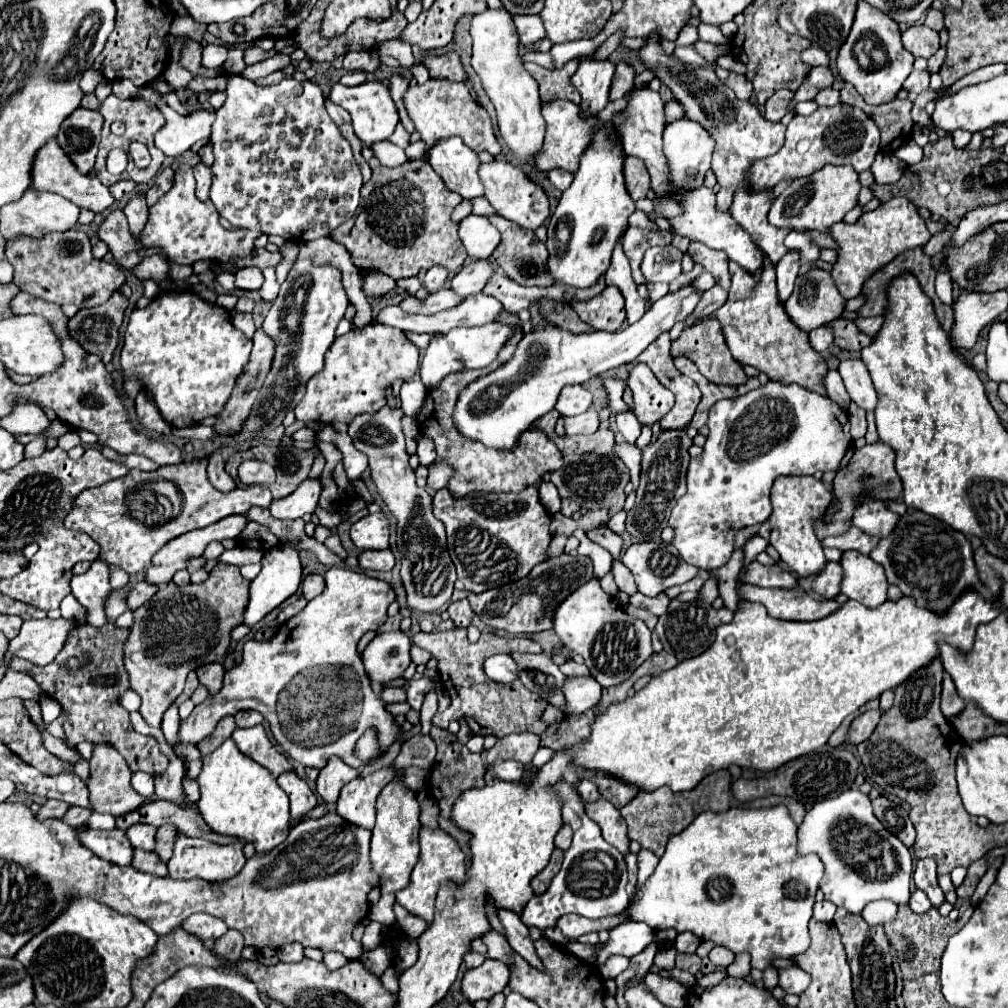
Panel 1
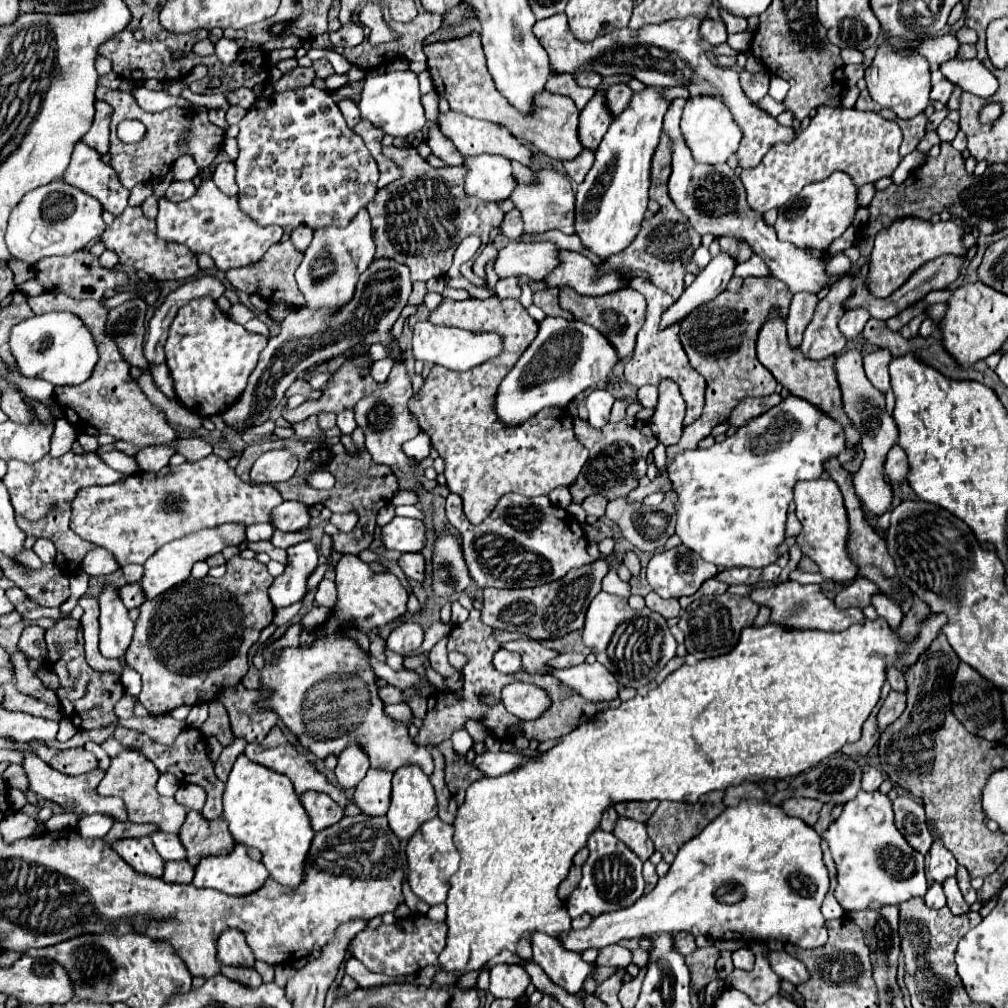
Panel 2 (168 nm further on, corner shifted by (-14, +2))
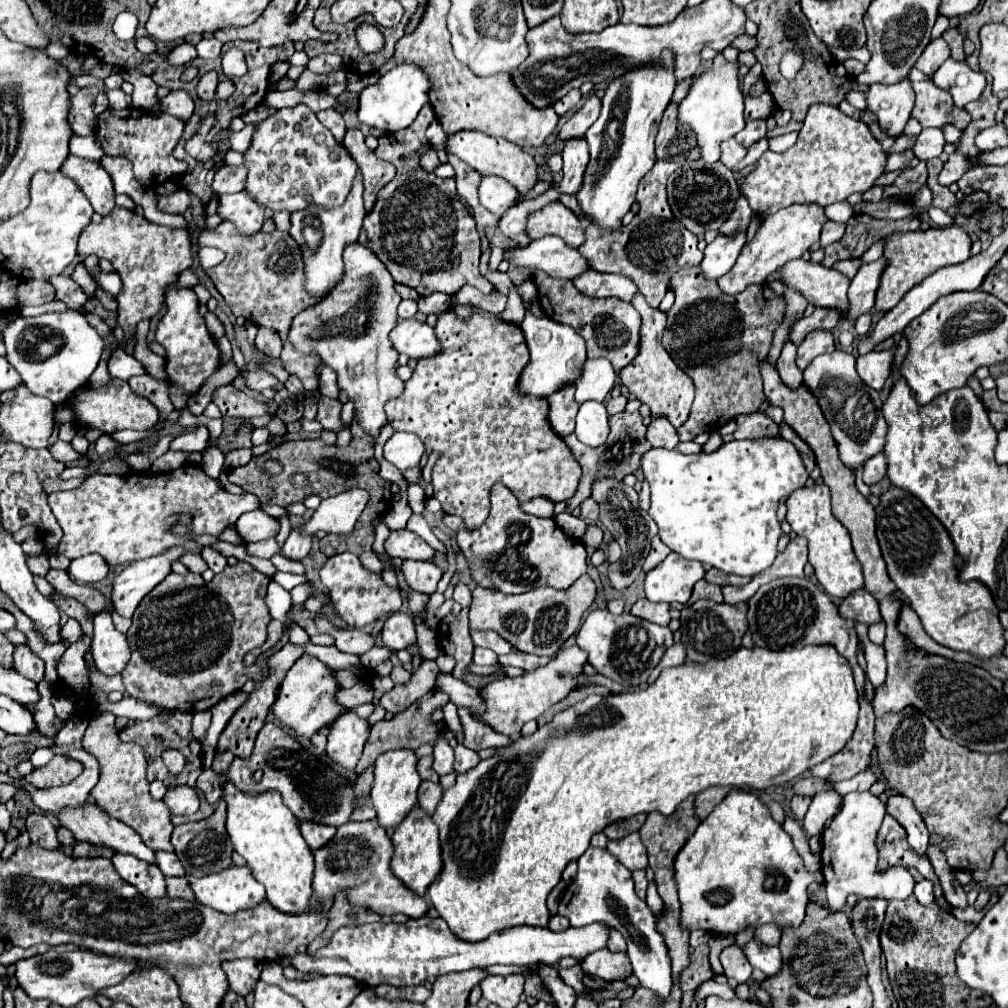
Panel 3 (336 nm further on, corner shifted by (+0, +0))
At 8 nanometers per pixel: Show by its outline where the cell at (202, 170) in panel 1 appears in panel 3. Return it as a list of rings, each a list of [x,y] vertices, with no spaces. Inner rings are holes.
[[[219,166],[215,172],[215,178],[211,182],[211,188],[217,194],[229,194],[229,192],[241,192],[245,186],[247,168],[243,166]]]

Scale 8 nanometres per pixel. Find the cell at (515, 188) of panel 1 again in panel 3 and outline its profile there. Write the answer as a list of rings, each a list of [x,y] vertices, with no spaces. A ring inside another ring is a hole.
[[[551,202],[529,216],[527,234],[529,238],[541,238],[547,234],[559,236],[565,244],[579,248],[585,242],[585,224],[561,202]]]

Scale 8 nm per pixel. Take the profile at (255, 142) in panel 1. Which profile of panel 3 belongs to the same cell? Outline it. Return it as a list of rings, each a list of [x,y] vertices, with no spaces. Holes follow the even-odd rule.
[[[307,106],[281,108],[273,116],[269,116],[265,122],[261,122],[255,128],[253,142],[251,142],[249,152],[245,154],[243,166],[249,170],[245,190],[253,198],[257,198],[265,210],[273,210],[273,212],[277,212],[277,210],[295,212],[295,210],[307,208],[311,204],[323,206],[323,208],[341,206],[351,190],[351,182],[359,168],[357,162],[353,160],[353,156],[349,154],[349,150],[345,150],[341,144],[335,142],[333,134],[325,126],[319,124],[315,112],[311,112]]]

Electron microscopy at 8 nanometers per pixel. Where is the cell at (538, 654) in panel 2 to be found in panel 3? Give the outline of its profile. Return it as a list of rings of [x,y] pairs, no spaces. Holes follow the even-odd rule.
[[[471,630],[471,638],[473,638],[475,646],[491,648],[495,654],[499,654],[499,652],[517,652],[511,644],[507,644],[507,640],[503,640],[493,630]]]

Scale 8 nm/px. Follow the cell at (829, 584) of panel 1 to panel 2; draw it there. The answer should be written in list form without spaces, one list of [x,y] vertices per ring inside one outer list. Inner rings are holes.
[[[857,576],[851,584],[847,584],[837,596],[835,596],[835,606],[839,608],[865,608],[867,604],[871,604],[871,596],[877,592],[879,588],[863,578],[863,576]]]

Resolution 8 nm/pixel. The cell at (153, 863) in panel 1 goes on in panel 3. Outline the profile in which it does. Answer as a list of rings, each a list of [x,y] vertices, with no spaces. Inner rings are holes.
[[[167,878],[167,892],[169,892],[169,898],[195,900],[187,878]]]

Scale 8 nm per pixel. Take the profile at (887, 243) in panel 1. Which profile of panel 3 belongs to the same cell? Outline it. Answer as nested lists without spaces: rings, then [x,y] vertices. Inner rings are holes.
[[[959,226],[929,228],[929,230],[915,230],[915,232],[903,232],[903,234],[899,232],[887,238],[885,256],[889,258],[889,266],[881,276],[881,286],[877,290],[877,300],[875,300],[875,310],[881,310],[881,312],[889,312],[893,306],[897,306],[899,300],[913,286],[923,282],[927,276],[931,276],[939,268],[965,262],[971,256],[971,238]]]

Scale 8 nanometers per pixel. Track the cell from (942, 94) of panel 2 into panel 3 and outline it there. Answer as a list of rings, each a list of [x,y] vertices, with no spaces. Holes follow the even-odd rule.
[[[931,80],[913,82],[911,86],[915,90],[915,106],[911,116],[917,118],[923,128],[943,128],[947,124],[953,124],[953,118],[949,116],[953,100],[949,92],[937,88]]]

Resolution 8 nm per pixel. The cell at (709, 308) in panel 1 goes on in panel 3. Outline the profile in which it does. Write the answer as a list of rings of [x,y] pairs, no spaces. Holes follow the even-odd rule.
[[[793,204],[789,208],[781,208],[779,212],[765,216],[761,220],[761,226],[755,232],[753,240],[749,244],[745,244],[743,252],[739,254],[735,266],[717,280],[719,288],[725,294],[733,296],[733,294],[743,292],[751,284],[765,282],[765,278],[771,272],[775,272],[777,268],[787,264],[789,260],[801,258],[815,242],[819,242],[819,232],[825,222],[827,222],[827,218],[823,214],[823,208],[817,204]]]

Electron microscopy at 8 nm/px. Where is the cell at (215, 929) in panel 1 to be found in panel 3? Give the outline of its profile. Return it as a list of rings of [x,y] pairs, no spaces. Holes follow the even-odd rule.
[[[243,958],[243,960],[223,962],[221,968],[227,974],[229,988],[233,992],[239,992],[239,996],[247,996],[249,992],[253,992],[255,984],[257,984],[257,980],[261,976],[263,962],[253,960],[253,958]]]

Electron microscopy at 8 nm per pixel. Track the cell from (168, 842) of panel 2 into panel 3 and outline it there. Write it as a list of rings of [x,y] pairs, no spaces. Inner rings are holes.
[[[157,852],[157,866],[165,876],[187,876],[185,868],[173,852]]]

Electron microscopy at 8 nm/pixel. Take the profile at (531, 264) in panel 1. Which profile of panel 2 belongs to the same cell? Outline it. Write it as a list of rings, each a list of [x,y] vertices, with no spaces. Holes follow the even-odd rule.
[[[567,250],[559,252],[559,266],[555,266],[555,270],[551,270],[543,282],[545,286],[569,286],[585,296],[601,296],[627,286],[627,282],[617,274],[599,276],[597,266],[589,258]]]

